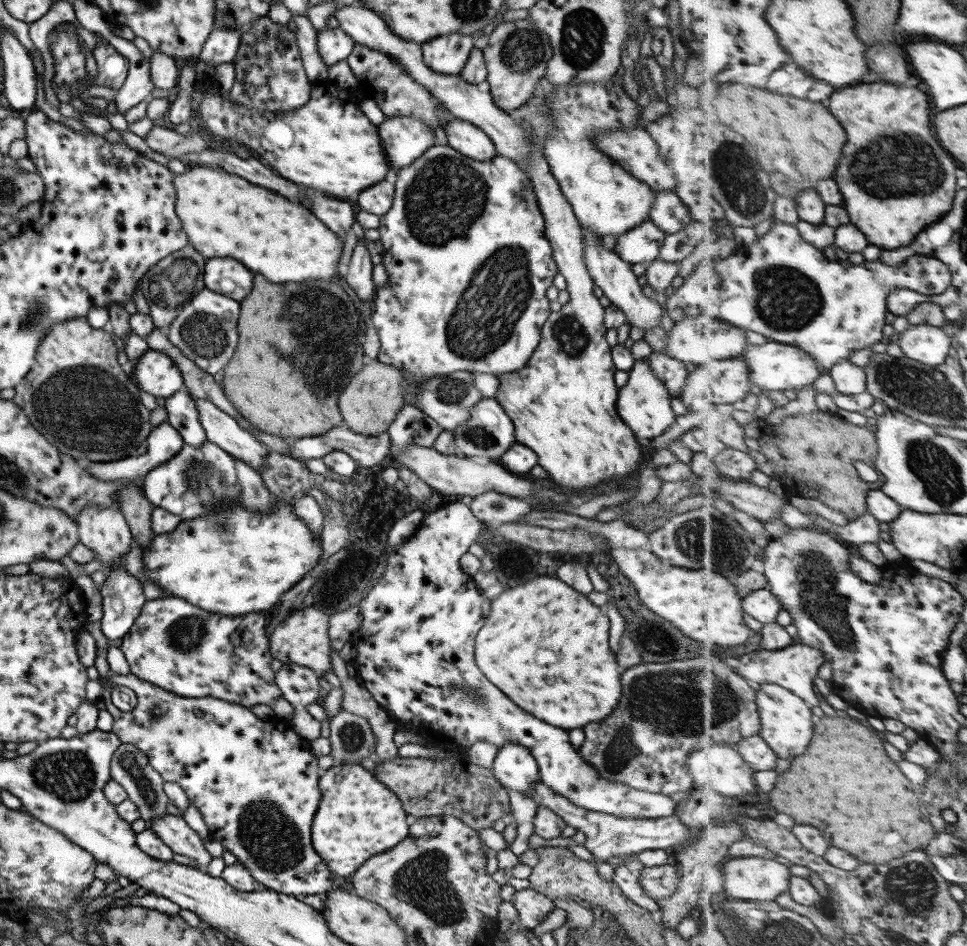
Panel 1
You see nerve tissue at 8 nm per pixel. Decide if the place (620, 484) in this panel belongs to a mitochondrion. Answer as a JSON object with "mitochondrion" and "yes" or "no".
{"mitochondrion":"no"}

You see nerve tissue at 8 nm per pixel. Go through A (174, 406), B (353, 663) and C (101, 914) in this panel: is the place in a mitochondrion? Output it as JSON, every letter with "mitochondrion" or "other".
{"A":"other","B":"other","C":"other"}

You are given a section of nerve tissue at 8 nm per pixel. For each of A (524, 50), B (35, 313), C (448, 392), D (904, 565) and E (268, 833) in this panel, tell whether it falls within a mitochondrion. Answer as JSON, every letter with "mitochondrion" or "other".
{"A":"mitochondrion","B":"mitochondrion","C":"mitochondrion","D":"other","E":"mitochondrion"}

